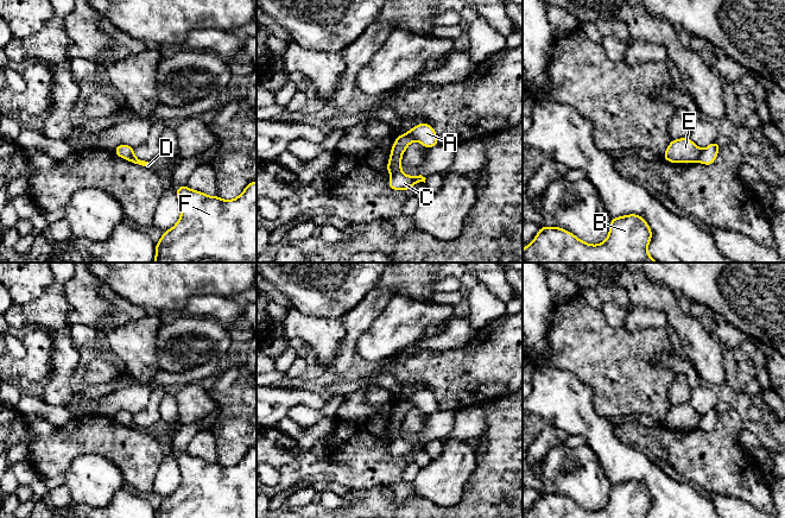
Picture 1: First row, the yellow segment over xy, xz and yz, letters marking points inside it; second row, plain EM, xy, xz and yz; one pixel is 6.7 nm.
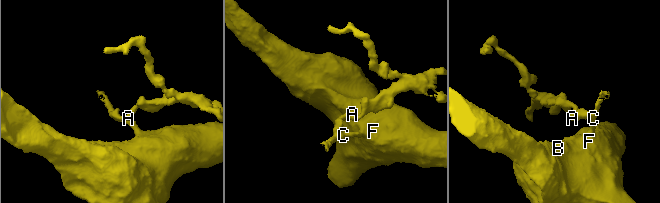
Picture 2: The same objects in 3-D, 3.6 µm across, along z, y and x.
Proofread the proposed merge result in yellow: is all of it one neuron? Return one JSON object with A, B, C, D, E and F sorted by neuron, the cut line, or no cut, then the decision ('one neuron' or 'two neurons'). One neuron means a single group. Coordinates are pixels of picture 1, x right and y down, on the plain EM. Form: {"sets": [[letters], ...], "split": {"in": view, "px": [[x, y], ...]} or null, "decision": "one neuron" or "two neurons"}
{"sets": [["A", "E"], ["B", "C", "D", "F"]], "split": {"in": "yz", "px": [[702, 416], [697, 427]]}, "decision": "two neurons"}

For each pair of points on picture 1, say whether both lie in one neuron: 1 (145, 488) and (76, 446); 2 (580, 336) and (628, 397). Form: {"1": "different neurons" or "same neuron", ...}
{"1": "same neuron", "2": "same neuron"}

